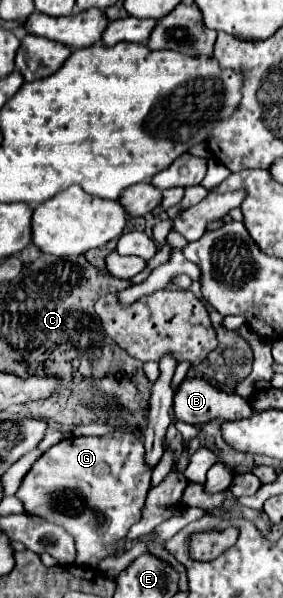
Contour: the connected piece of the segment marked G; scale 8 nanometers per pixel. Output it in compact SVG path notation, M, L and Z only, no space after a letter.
M108 433L104 437L68 437L48 449L36 465L32 465L24 485L20 485L16 497L24 503L30 515L42 517L62 525L76 541L76 565L98 567L102 559L114 557L118 543L126 539L130 527L142 519L142 509L152 483L152 467L144 461L144 439L136 433Z

